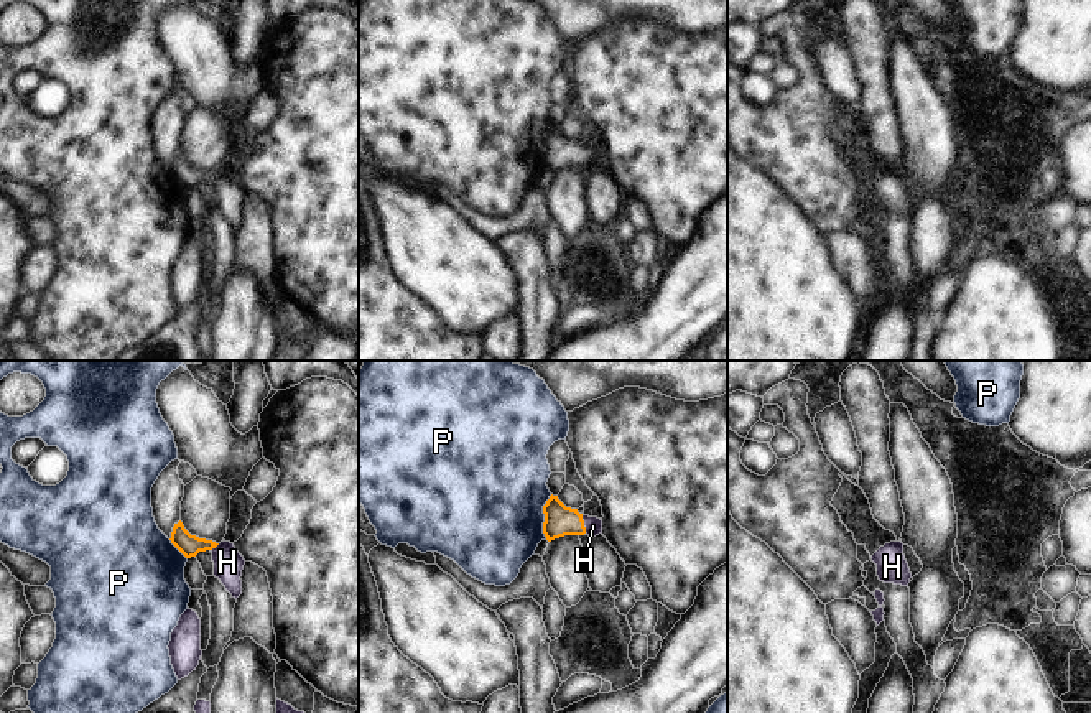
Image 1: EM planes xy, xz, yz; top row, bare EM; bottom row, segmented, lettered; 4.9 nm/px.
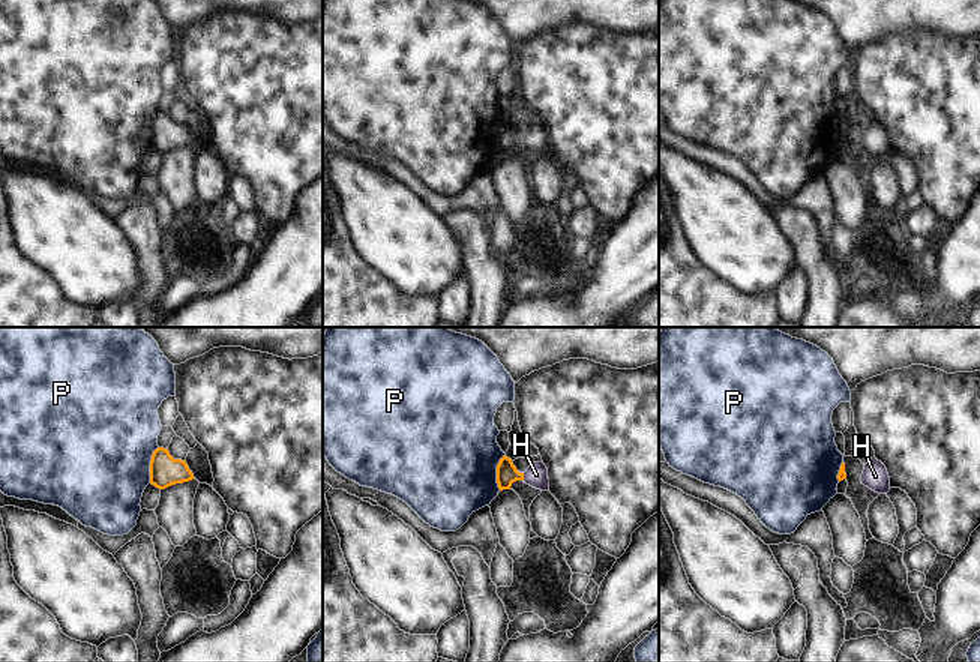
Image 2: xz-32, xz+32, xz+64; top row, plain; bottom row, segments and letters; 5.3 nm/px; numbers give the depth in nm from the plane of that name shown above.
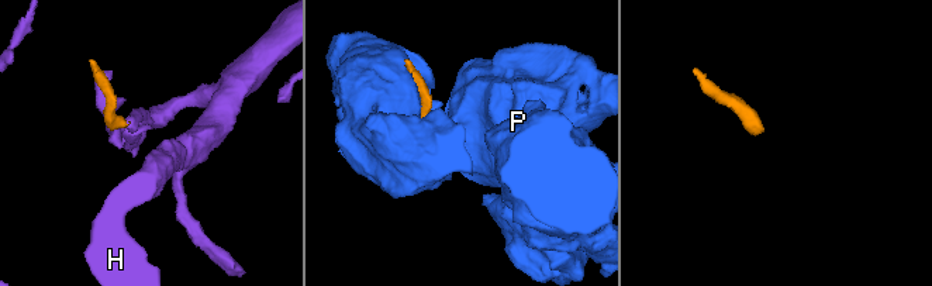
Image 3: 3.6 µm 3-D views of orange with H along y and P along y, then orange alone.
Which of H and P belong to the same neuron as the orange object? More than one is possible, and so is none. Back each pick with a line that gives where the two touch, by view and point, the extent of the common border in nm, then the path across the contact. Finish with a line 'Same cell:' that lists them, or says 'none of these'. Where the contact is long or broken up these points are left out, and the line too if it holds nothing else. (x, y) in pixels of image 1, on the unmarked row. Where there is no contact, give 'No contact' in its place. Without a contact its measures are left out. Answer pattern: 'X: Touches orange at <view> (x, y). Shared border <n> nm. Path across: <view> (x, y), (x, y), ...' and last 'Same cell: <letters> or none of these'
H: Touches orange at xz (583, 155). Shared border 100 nm. Path across: xz (560, 152), (583, 155), (593, 157)
Same cell: H

